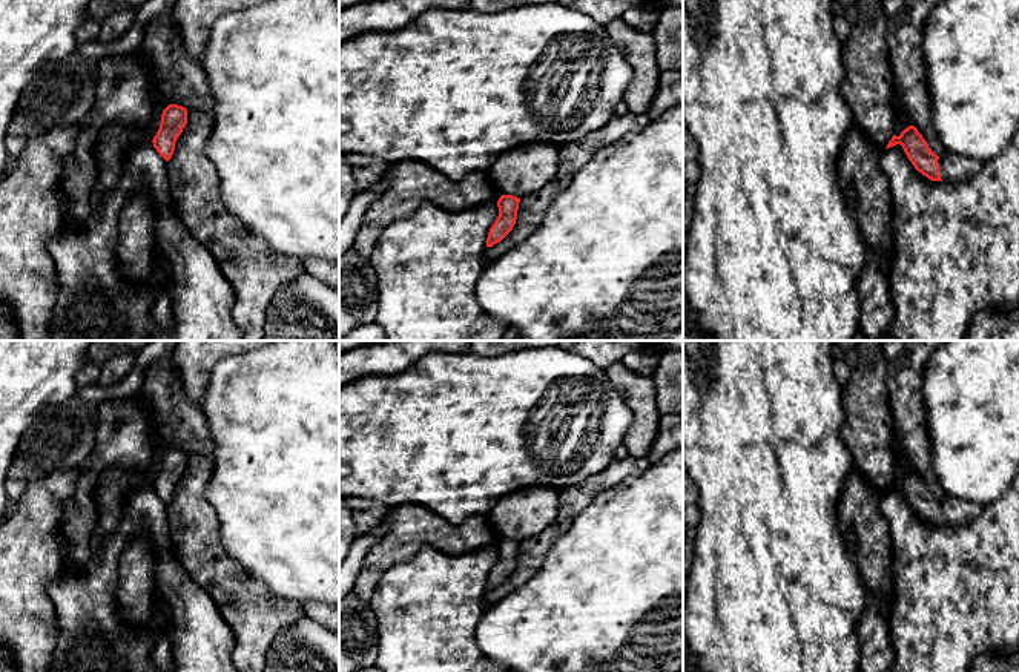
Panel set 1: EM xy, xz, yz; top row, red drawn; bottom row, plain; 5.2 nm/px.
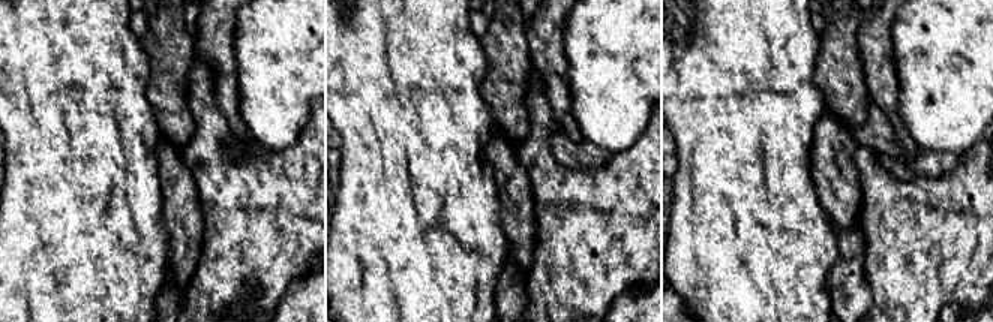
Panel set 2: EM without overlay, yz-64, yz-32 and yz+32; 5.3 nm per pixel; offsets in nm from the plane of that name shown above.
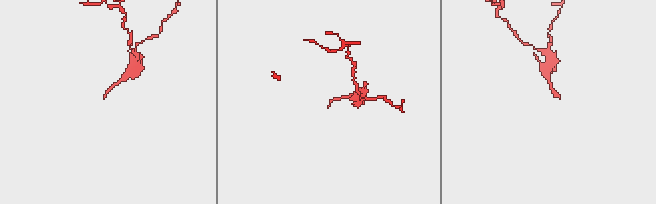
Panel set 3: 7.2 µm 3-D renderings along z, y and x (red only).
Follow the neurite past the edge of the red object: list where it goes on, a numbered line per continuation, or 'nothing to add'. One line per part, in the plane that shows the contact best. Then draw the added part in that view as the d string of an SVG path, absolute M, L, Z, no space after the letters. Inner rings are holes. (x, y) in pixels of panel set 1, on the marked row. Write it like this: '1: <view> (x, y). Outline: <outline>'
1: yz (952, 168). Outline: M944 152L939 160L939 175L942 181L961 183L971 180L982 167L981 161L964 158L951 152Z

